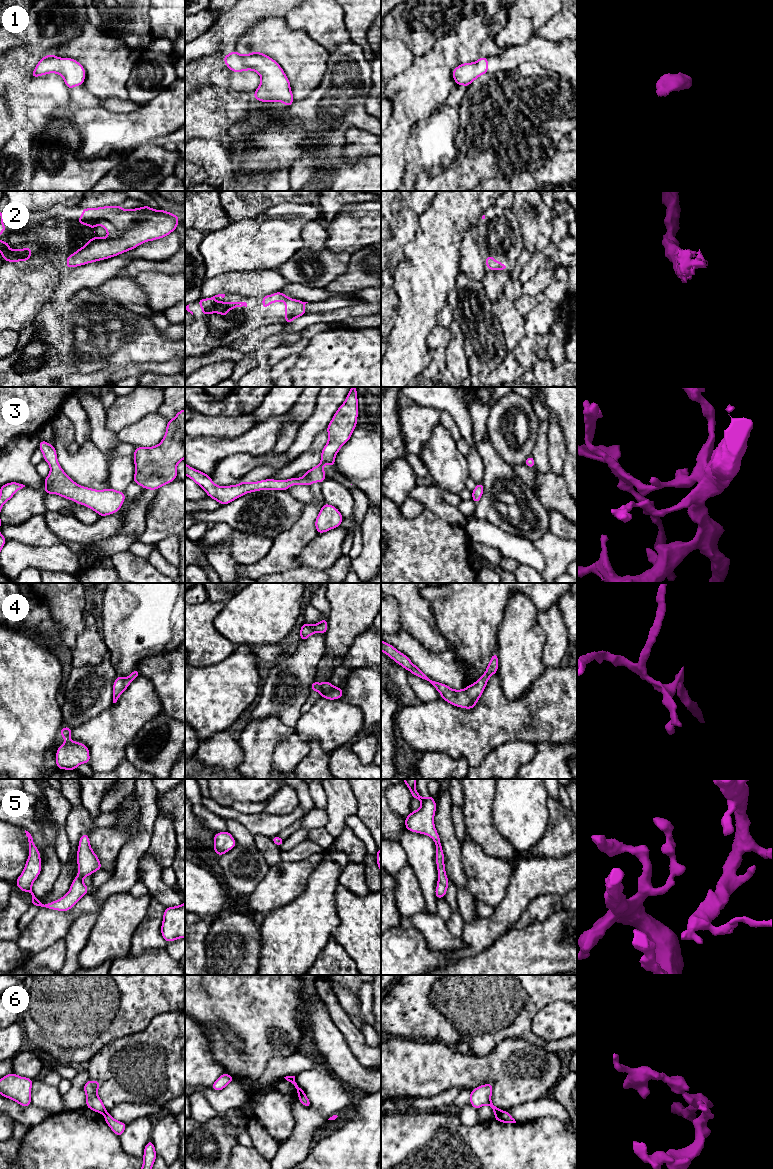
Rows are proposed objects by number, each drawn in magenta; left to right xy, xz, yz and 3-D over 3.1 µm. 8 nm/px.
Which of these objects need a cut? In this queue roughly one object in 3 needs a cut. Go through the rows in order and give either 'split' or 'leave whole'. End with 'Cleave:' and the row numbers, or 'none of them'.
1: leave whole
2: leave whole
3: leave whole
4: leave whole
5: leave whole
6: split
Cleave: 6

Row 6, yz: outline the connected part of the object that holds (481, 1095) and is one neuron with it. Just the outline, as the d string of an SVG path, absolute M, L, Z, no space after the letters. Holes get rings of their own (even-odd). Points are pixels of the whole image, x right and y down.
M492 1083L476 1087L469 1093L470 1095L469 1103L477 1110L483 1105L488 1105L492 1108L494 1114L496 1115L501 1110L491 1102L492 1090L493 1090Z

